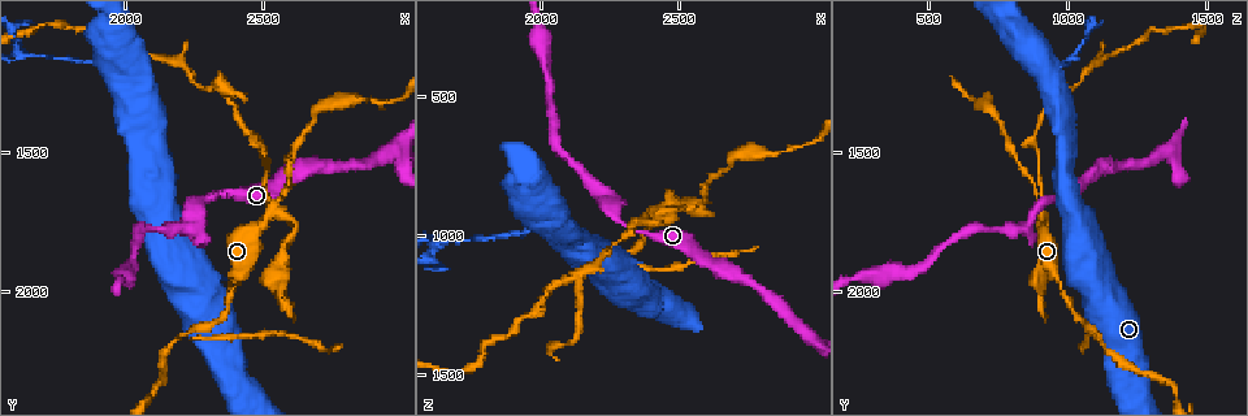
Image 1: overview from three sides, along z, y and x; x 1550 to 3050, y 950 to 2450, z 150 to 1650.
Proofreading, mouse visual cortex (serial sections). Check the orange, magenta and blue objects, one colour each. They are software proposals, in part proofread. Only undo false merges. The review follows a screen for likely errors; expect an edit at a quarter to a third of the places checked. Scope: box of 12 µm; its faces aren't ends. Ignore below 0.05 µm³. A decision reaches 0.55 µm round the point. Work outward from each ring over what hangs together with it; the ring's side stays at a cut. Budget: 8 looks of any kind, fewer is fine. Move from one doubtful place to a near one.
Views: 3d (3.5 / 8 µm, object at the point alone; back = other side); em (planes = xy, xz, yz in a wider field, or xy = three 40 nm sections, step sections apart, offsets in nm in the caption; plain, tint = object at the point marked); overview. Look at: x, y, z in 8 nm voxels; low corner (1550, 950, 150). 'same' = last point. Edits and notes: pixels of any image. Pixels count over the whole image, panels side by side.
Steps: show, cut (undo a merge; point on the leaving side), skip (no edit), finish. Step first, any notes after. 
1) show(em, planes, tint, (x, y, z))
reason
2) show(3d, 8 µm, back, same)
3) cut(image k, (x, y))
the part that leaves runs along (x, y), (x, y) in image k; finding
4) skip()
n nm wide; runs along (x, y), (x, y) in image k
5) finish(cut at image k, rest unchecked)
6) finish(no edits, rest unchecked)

show(3d, 8 µm, (2970, 1500, 1370))
three-way junction

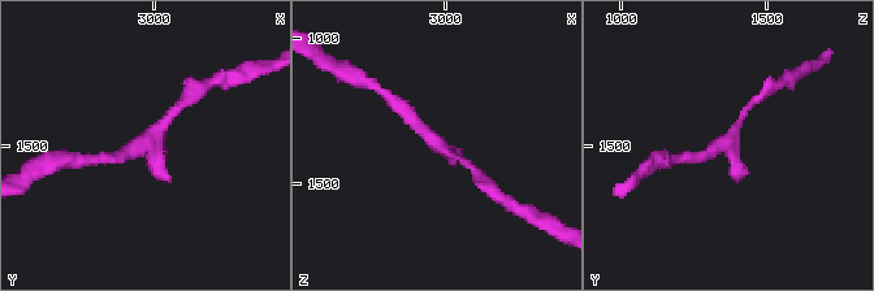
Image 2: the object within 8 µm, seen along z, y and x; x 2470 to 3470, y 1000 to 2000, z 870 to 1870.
show(em, xy, step 2, tint, (2970, 1490, 1360))
3 arms; arms of 250, 300, 300 nm; shape alone is not enough

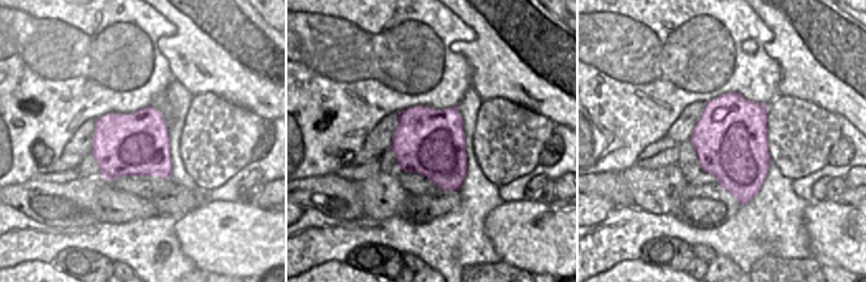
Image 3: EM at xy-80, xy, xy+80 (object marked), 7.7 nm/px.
skip()
runs along (410, 117), (446, 153), (451, 155) in image 2; all the same cell

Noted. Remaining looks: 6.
show(3d, 3.5 µm, (2530, 1700, 910))
sharp bend

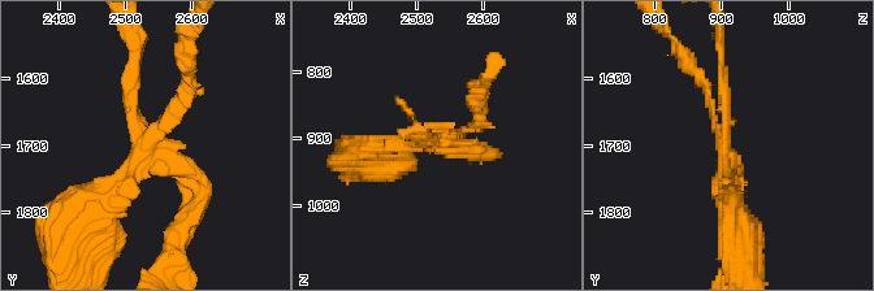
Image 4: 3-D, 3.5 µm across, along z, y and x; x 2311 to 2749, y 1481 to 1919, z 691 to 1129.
show(em, planes, tint, (2530, 1700, 900))
4 arms; arms of 100, 150, 200, 200 nm

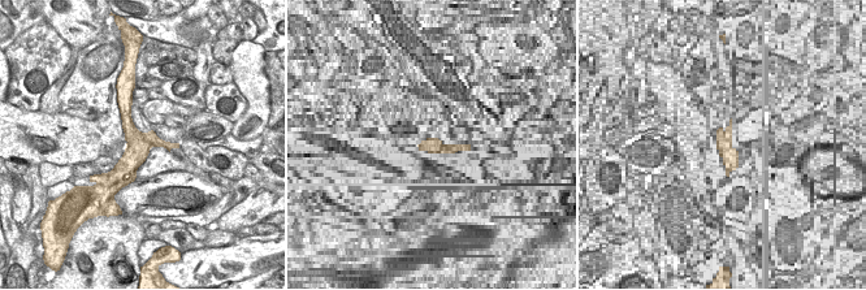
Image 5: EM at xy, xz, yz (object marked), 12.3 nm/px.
cut(image 4, (193, 187))
300 nm wide; the part that leaves runs along (723, 143), (726, 91), (719, 35) in image 4; two cells meet here

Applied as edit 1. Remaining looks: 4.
show(overview)
redraw

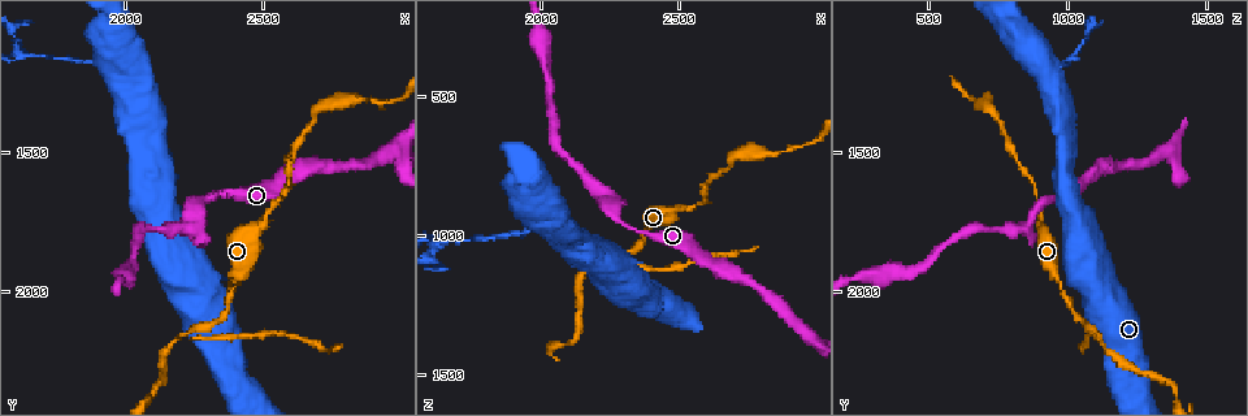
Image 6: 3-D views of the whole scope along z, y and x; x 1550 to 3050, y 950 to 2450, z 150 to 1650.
show(3d, 3.5 µm, back, (2240, 2150, 1100))
arms part here

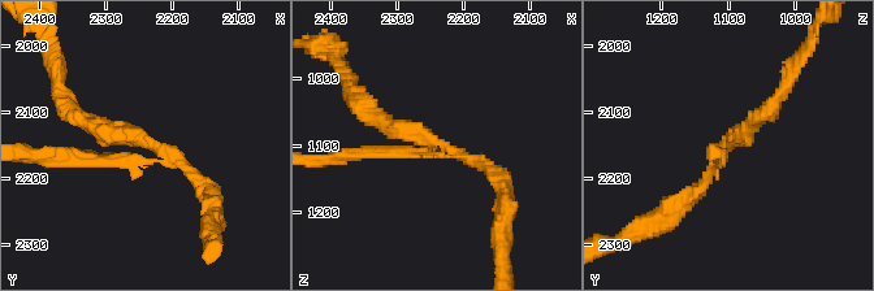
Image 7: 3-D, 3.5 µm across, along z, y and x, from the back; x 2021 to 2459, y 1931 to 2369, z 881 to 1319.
show(em, planes, tint, (2235, 2145, 1095))
3 arms; arms of 150, 150, 200 nm

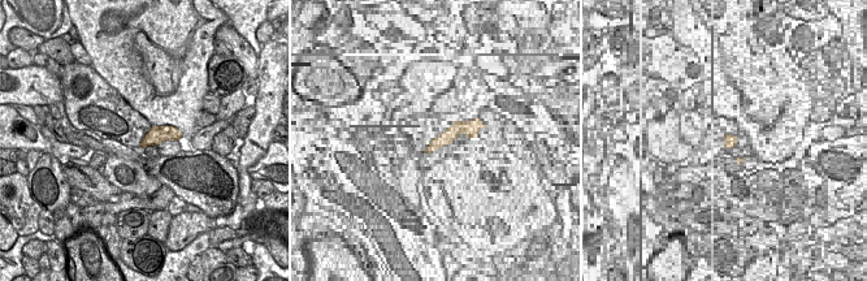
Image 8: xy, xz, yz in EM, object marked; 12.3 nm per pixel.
show(em, xy, step 3, tint, same)

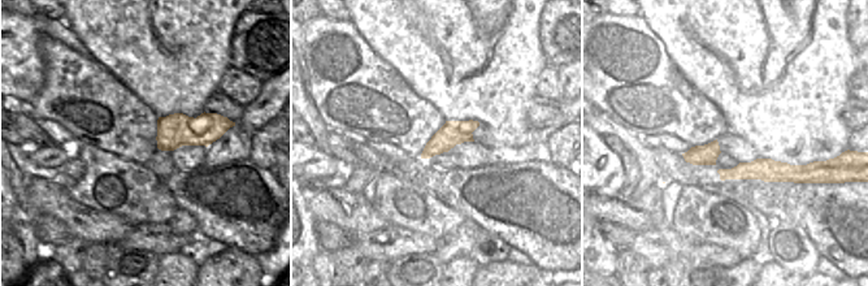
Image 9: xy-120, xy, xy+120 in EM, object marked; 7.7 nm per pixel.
skip()
runs along (76, 114), (155, 143), (207, 191) in image 7; one cell here

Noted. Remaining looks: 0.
finish(cut at image 4, rest unchecked)

